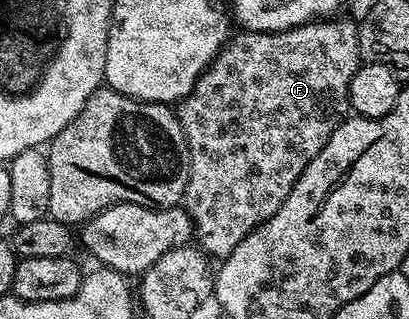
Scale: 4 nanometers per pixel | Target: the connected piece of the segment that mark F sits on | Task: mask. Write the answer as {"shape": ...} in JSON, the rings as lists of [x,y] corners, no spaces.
{"shape":[[[339,19],[313,20],[310,24],[302,24],[284,32],[248,32],[243,30],[238,33],[240,36],[232,35],[224,44],[219,55],[215,57],[214,62],[199,75],[199,81],[193,86],[191,93],[185,99],[179,101],[177,105],[179,125],[182,126],[187,139],[187,149],[191,159],[187,188],[183,191],[182,203],[195,224],[194,239],[197,241],[198,247],[208,257],[227,257],[254,228],[261,226],[269,218],[273,218],[273,214],[277,214],[281,202],[285,202],[289,190],[293,190],[297,178],[301,178],[305,166],[309,166],[309,162],[313,158],[317,158],[317,154],[323,149],[325,142],[329,142],[333,130],[337,130],[337,126],[348,119],[347,95],[349,94],[349,82],[353,82],[353,74],[357,74],[361,63],[359,24],[356,21]]]}

